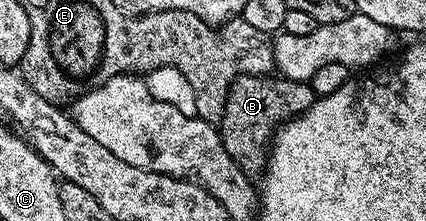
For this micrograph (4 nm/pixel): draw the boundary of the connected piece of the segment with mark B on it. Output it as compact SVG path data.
M245 75L231 85L223 118L217 123L229 159L255 179L267 168L267 154L273 144L273 134L280 125L299 117L315 102L316 93L305 81L290 81L282 75Z

